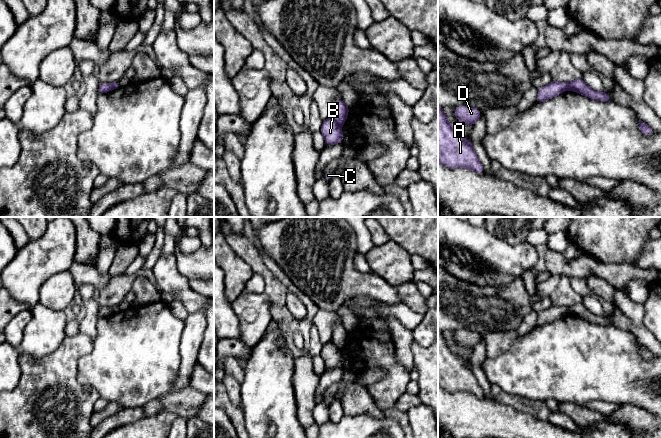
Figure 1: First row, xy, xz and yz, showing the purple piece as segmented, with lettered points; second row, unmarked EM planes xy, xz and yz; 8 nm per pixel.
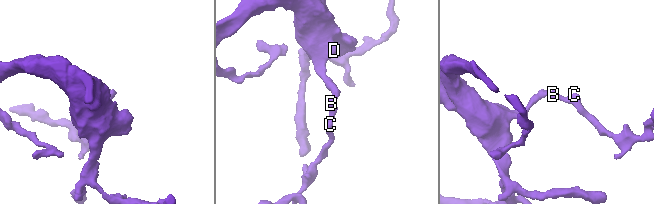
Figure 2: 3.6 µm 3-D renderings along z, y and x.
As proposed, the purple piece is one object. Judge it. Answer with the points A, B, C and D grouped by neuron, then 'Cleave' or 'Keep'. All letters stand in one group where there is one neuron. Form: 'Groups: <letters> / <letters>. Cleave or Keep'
Groups: A D / B C. Cleave

